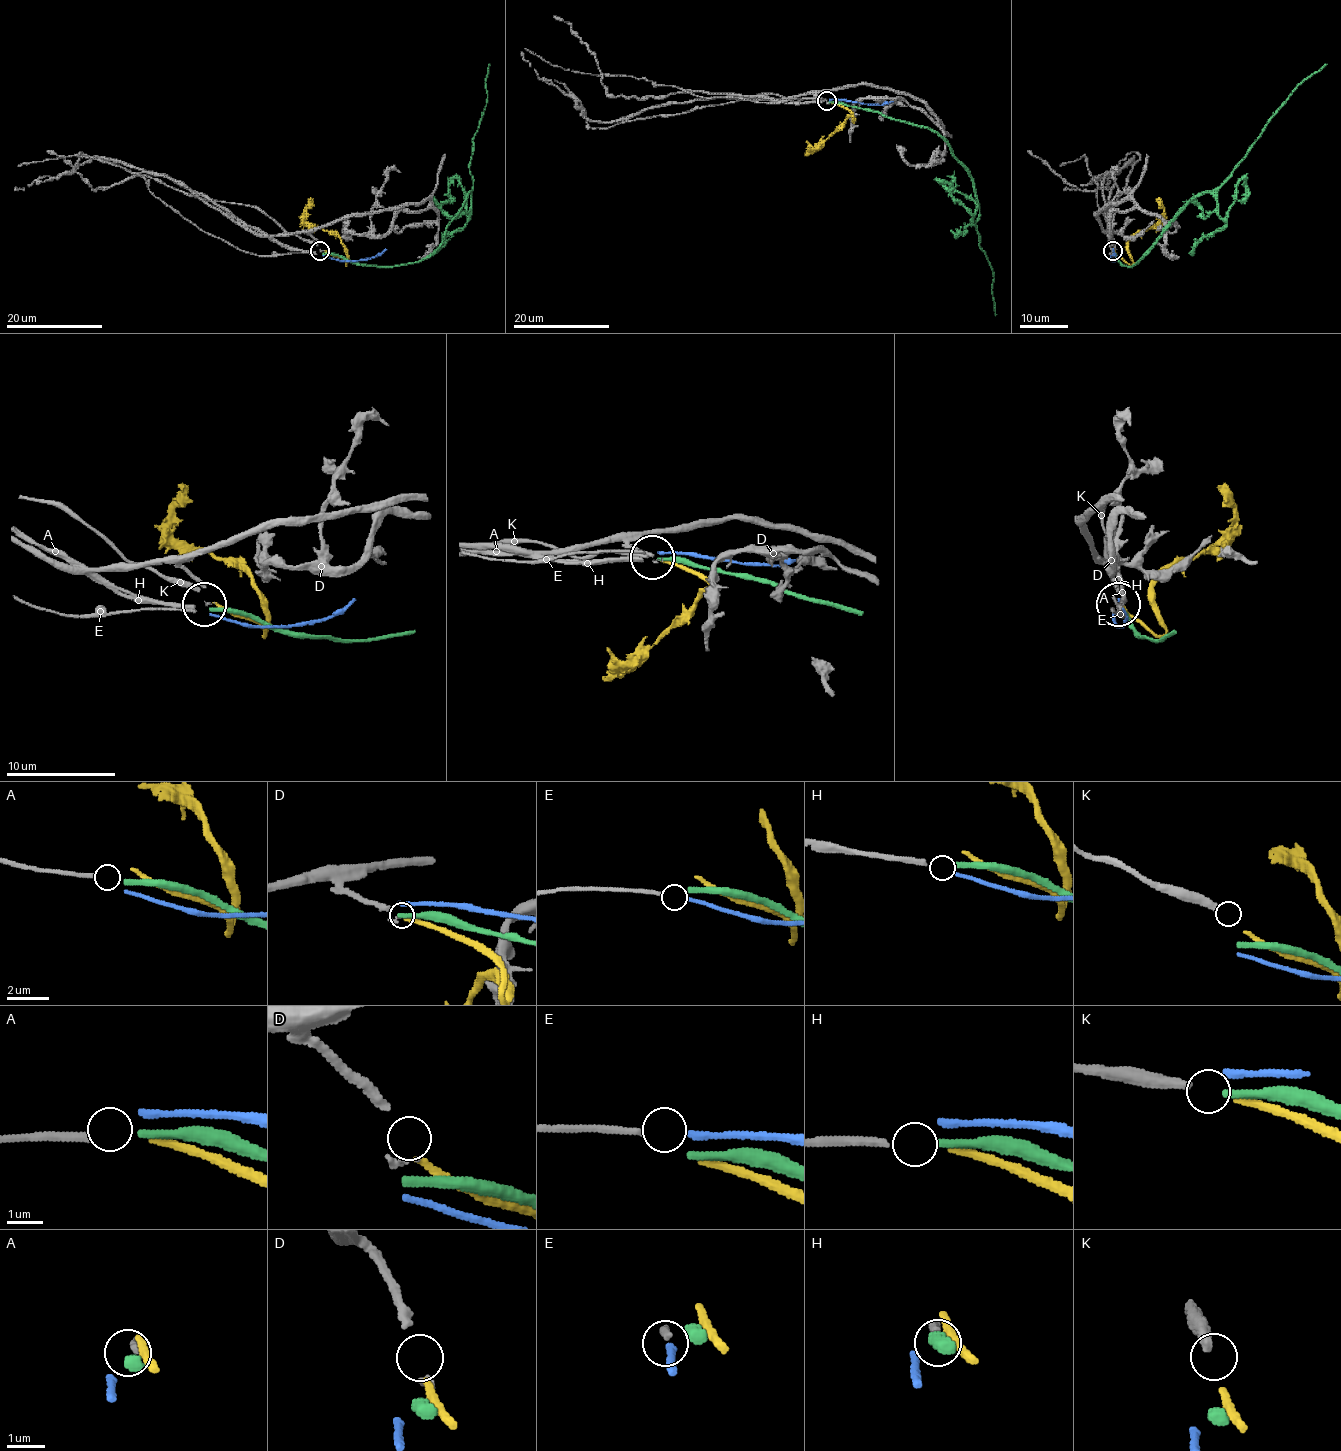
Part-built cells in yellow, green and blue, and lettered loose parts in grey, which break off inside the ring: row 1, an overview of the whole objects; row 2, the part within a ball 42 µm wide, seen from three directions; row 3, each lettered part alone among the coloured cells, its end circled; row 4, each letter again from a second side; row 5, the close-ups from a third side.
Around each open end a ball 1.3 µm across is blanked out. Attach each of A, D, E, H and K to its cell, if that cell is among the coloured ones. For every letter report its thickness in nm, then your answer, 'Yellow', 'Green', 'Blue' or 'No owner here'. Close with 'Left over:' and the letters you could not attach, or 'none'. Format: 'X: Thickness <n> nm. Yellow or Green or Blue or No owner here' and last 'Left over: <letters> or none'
A: Thickness 200 nm. No owner here
D: Thickness 100 nm. Yellow
E: Thickness 180 nm. Blue
H: Thickness 240 nm. Green
K: Thickness 320 nm. No owner here
Left over: A, K

